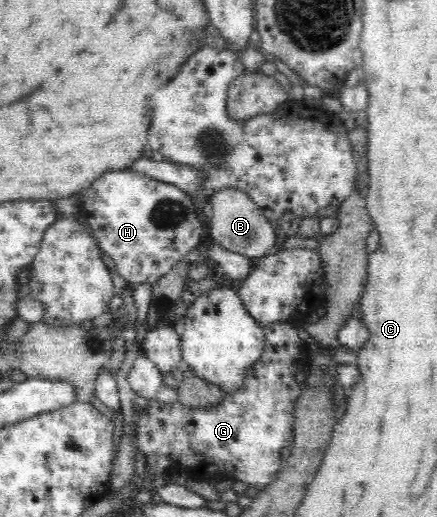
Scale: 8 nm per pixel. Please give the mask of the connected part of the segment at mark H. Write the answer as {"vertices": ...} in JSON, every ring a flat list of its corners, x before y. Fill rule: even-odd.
{"vertices":[[127,167,106,172,90,187,82,190,79,196,81,207,87,213,86,222,90,225,101,251,112,258,119,275,131,285,156,283,200,243,204,231,201,214,190,195,171,183,150,179,144,173]]}

